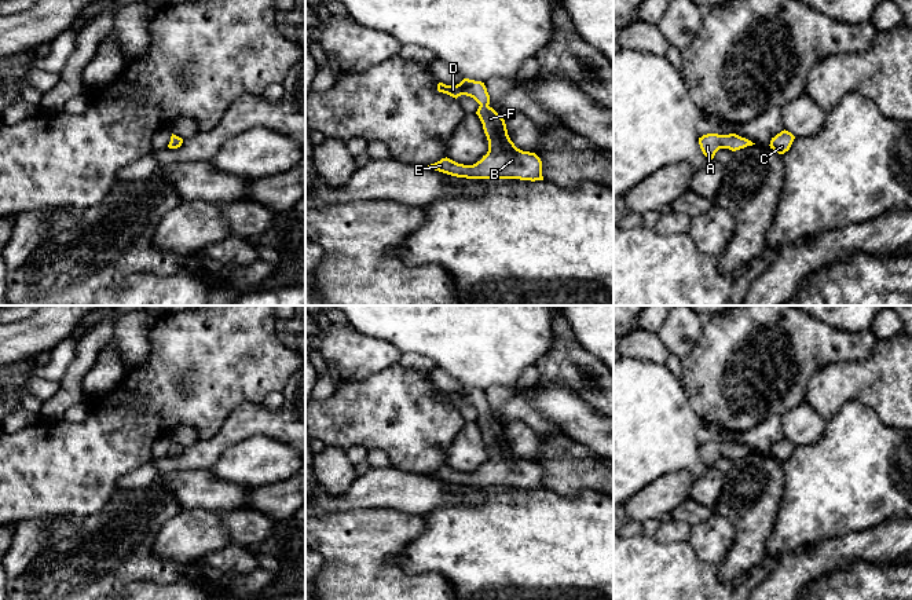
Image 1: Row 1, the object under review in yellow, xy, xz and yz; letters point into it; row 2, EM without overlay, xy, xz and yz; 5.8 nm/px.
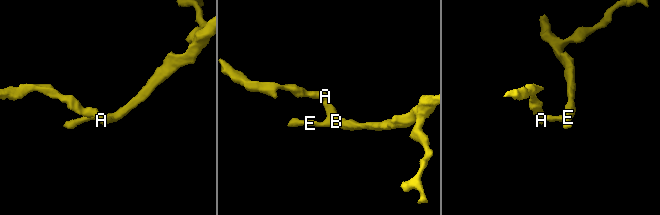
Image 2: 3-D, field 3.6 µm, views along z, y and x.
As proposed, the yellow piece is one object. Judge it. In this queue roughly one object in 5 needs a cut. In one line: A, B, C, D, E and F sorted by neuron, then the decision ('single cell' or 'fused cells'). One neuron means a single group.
A B C D E F; single cell

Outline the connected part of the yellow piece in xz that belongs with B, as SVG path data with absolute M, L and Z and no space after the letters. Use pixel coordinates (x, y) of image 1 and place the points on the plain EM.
M464 387L457 394L437 392L437 399L453 406L466 403L480 414L476 420L488 449L488 460L473 473L458 472L450 467L428 473L429 476L466 487L520 487L543 489L542 469L535 461L523 460L510 449L505 428L490 416L490 403L484 391Z

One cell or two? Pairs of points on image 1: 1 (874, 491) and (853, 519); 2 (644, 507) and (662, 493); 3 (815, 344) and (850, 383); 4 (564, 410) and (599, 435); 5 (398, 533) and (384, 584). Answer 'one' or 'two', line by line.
1: one
2: one
3: two
4: one
5: one

